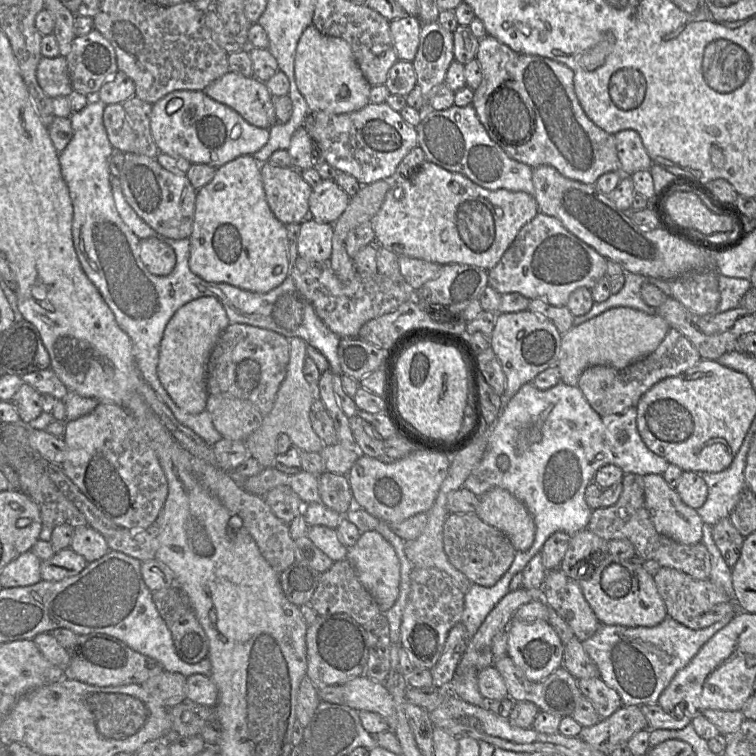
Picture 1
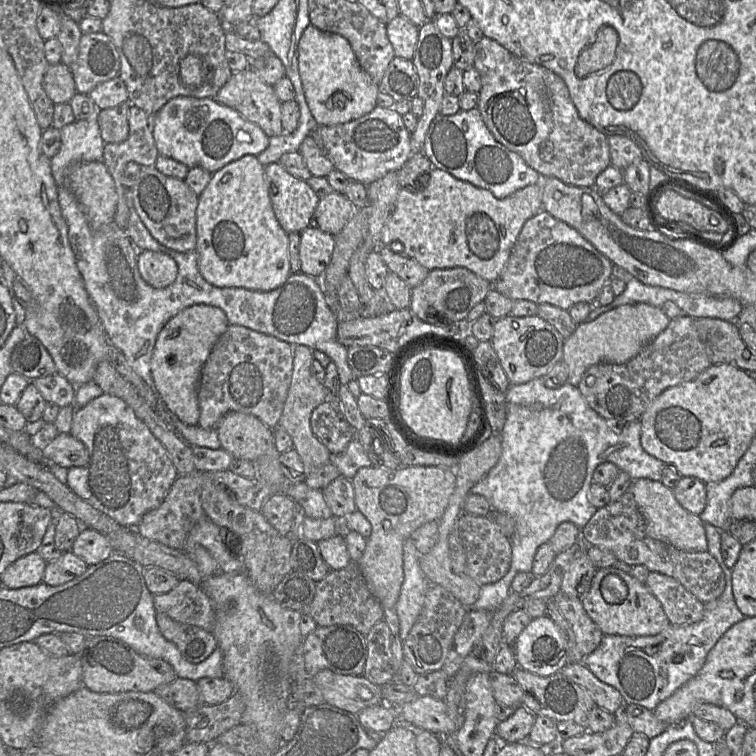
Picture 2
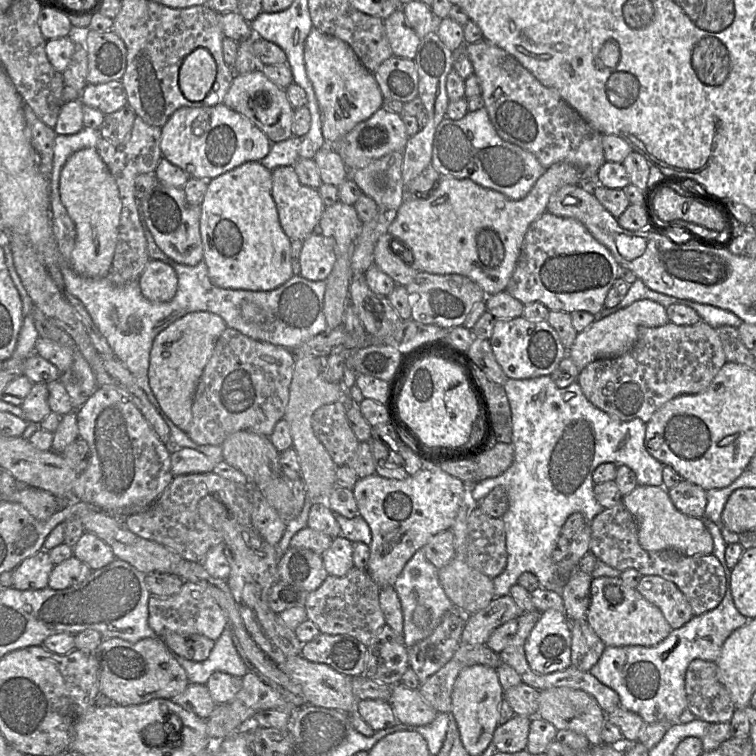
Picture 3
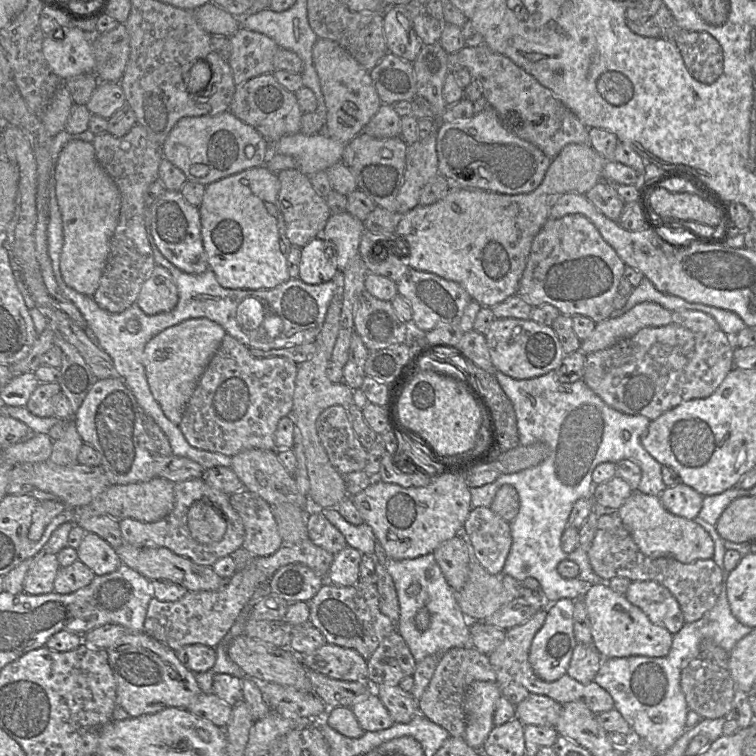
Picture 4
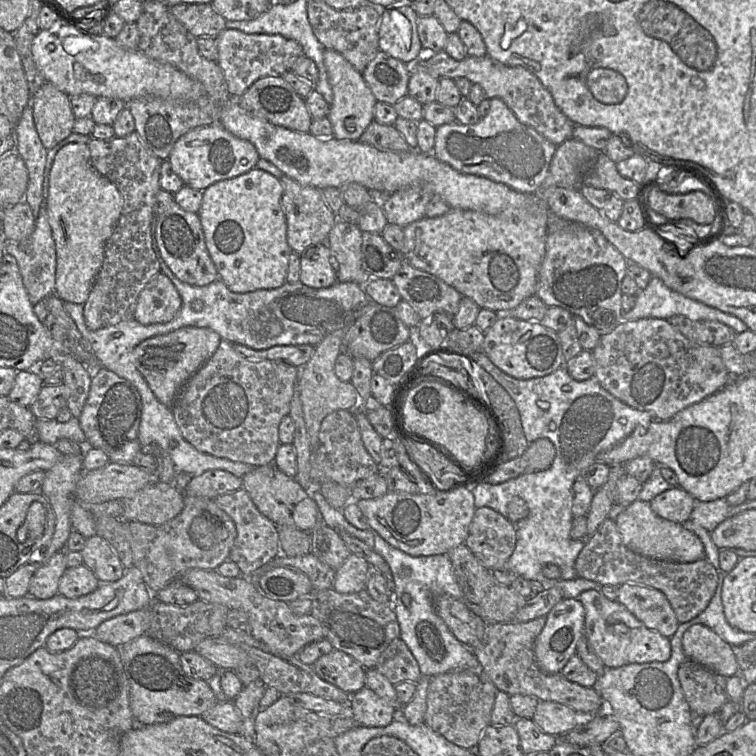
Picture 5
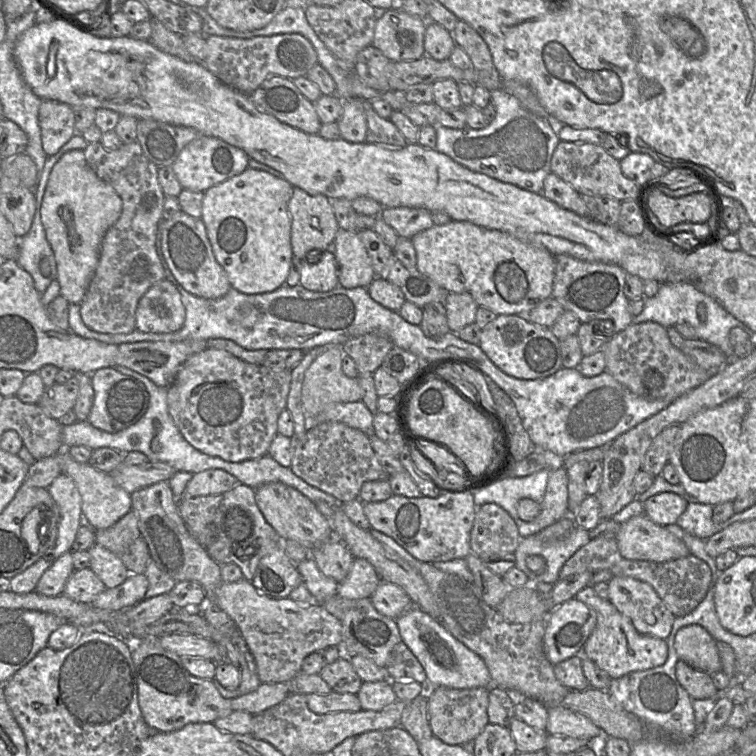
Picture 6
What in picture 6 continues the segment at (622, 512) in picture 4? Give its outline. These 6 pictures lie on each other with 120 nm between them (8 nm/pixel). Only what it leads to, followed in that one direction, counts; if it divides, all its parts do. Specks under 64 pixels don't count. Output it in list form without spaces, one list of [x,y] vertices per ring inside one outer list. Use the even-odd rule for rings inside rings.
[[[645,514],[631,517],[622,523],[616,537],[621,555],[628,560],[668,562],[690,555],[681,539],[669,532],[665,526],[655,524]]]

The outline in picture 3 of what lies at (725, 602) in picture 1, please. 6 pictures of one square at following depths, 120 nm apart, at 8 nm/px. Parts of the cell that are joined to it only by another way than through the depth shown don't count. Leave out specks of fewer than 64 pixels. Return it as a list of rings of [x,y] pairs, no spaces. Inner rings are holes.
[[[642,576],[636,590],[661,610],[672,629],[682,627],[694,616],[685,595],[674,583],[660,576]]]

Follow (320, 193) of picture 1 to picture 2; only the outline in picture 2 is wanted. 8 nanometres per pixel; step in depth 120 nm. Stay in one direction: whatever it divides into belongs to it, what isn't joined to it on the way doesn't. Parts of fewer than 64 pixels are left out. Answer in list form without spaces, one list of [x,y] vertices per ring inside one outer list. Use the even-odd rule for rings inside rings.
[[[332,191],[321,198],[314,212],[316,226],[333,236],[346,226],[355,208],[343,193]]]

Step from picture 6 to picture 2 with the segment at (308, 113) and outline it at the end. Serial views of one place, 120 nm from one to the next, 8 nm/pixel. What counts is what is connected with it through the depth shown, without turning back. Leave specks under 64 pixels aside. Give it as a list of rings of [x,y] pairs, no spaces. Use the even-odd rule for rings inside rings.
[[[252,69],[233,72],[214,99],[238,111],[247,120],[258,125],[270,138],[283,133],[281,104],[272,85],[267,84]]]

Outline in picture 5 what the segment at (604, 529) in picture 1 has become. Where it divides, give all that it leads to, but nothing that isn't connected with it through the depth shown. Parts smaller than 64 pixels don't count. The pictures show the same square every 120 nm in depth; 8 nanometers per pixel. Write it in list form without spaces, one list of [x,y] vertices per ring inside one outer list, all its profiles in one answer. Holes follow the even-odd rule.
[[[609,517],[602,522],[592,536],[586,538],[586,544],[575,561],[575,570],[579,578],[597,582],[601,587],[604,585],[620,586],[624,583],[635,583],[660,590],[669,600],[679,623],[688,622],[704,611],[712,599],[718,584],[717,571],[705,558],[695,562],[680,563],[655,560],[631,551],[623,543],[616,521]]]

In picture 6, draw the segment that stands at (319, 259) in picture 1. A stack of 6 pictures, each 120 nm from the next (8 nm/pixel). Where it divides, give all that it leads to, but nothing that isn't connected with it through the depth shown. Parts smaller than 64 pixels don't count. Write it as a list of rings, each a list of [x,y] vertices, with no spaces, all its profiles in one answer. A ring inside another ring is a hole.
[[[332,250],[323,251],[317,264],[301,260],[300,285],[316,292],[327,292],[339,285],[338,264]]]

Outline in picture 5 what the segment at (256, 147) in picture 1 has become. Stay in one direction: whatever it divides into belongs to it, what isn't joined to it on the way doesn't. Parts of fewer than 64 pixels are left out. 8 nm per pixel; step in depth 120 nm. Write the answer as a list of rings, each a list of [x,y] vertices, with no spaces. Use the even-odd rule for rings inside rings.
[[[214,123],[196,127],[181,136],[167,160],[185,185],[204,191],[219,181],[250,171],[256,167],[260,158],[256,147],[250,141],[236,137],[221,124]]]

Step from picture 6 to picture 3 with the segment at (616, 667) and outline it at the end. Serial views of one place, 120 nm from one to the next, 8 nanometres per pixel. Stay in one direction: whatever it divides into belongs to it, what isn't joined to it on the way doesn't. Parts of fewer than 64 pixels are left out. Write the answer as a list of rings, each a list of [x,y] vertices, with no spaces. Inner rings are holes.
[[[619,577],[592,579],[586,620],[605,646],[652,647],[663,641],[672,630],[661,610],[646,600],[636,588],[626,586]]]

